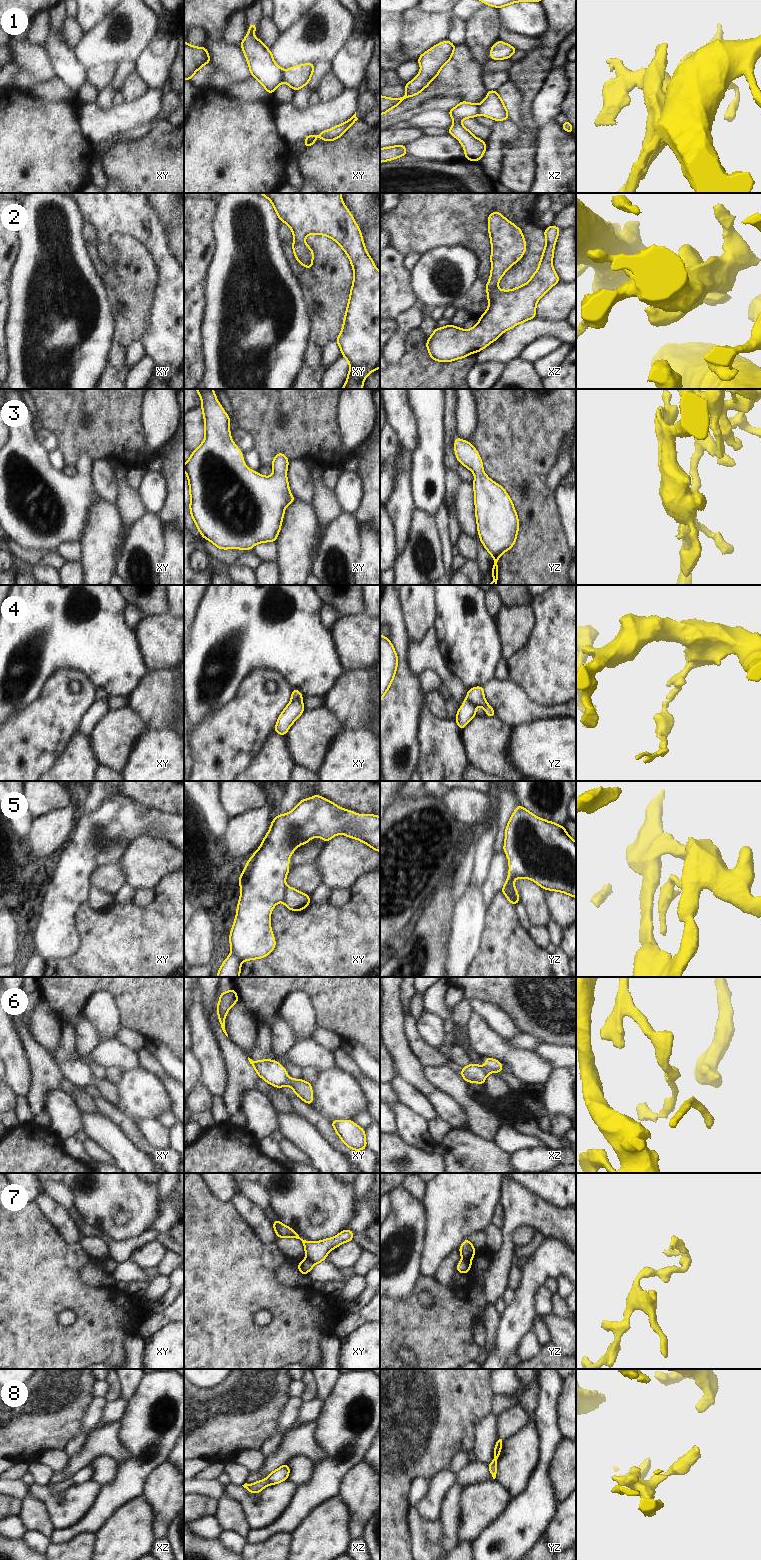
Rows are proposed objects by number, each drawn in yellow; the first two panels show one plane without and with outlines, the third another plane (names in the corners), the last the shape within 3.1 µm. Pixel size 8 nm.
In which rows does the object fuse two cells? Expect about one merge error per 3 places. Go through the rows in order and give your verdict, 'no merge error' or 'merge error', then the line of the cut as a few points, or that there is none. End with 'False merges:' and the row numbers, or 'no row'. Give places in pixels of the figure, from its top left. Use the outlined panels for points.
1: merge error | xy (284, 71), (282, 80)
2: no merge error | no cut
3: no merge error | no cut
4: merge error | xy (301, 696), (291, 700)
5: merge error | yz (503, 887), (508, 887), (511, 890), (517, 902)
6: merge error | xy (288, 1077), (287, 1084)
7: merge error | yz (462, 1258), (470, 1262)
8: no merge error | no cut
False merges: 1, 4, 5, 6, 7

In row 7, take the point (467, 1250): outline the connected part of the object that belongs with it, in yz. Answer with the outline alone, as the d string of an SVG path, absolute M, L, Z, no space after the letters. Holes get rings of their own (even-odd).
M465 1239L461 1246L459 1247L459 1252L462 1256L462 1259L471 1262L473 1256L476 1253L476 1250L469 1239Z

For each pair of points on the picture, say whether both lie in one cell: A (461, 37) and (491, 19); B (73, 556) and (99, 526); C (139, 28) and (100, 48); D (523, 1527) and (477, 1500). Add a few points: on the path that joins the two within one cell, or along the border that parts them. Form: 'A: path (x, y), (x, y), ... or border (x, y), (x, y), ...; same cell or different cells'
A: border (466, 21), (467, 44); different cells
B: border (81, 541), (81, 555), (77, 561); different cells
C: path (131, 38), (125, 43), (110, 45); same cell
D: border (511, 1497), (505, 1509), (483, 1529); different cells

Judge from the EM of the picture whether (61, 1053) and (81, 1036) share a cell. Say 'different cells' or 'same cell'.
different cells

